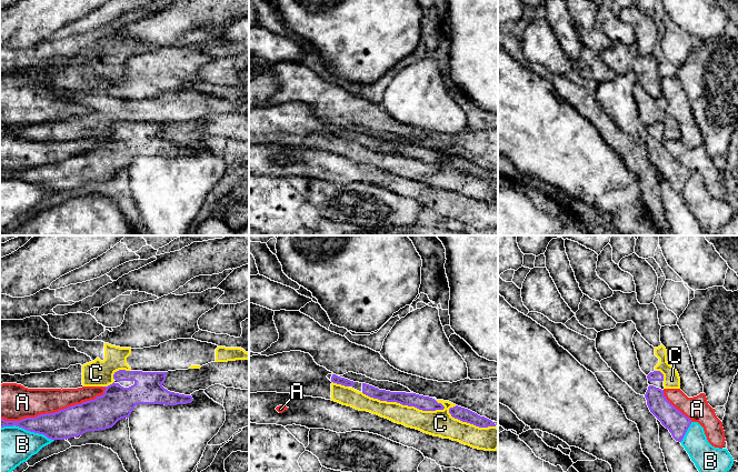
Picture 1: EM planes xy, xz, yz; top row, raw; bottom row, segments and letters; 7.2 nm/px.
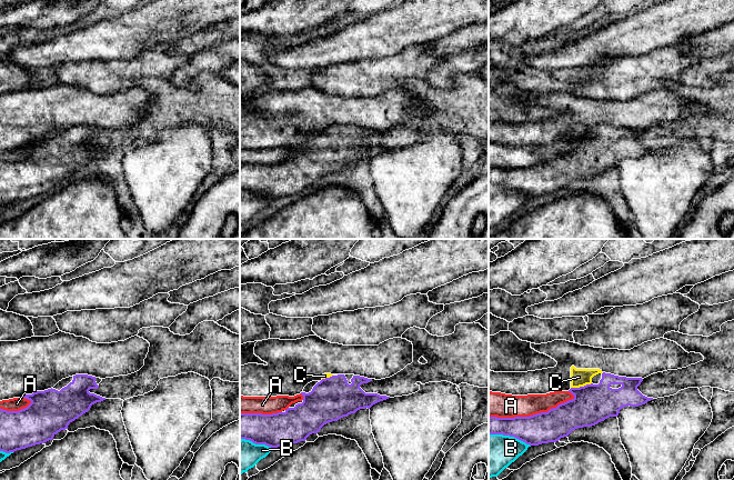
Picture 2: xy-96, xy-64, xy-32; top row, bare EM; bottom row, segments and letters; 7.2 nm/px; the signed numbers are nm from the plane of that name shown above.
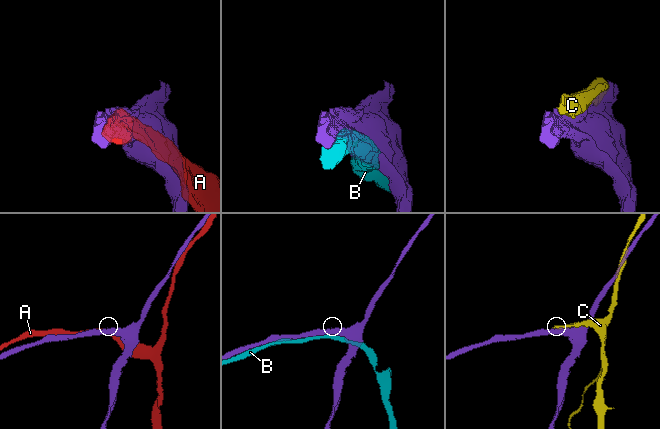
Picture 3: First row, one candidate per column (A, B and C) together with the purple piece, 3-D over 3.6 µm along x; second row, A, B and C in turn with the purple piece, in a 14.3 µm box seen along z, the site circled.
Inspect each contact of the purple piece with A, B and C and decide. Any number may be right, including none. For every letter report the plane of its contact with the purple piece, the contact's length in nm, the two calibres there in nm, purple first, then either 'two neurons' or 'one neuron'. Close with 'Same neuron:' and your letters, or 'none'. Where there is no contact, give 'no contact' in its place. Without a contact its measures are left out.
A: xy | 800 nm | 220/220 nm | two neurons
B: xy | 400 nm | 200/340 nm | two neurons
C: xz | 600 nm | 110/180 nm | two neurons
Same neuron: none

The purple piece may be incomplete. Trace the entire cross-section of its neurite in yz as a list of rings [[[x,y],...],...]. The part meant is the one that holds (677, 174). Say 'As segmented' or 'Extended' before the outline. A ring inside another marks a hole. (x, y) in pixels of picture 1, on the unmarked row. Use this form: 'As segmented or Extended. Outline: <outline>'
Extended. Outline: [[[660,122],[647,127],[648,141],[645,145],[650,163],[669,181],[672,189],[681,193],[691,171],[677,161],[664,147],[664,125]]]

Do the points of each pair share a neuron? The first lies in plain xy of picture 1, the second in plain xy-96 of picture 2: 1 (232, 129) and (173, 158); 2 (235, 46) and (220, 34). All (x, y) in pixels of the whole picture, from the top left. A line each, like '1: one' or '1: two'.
1: two
2: one

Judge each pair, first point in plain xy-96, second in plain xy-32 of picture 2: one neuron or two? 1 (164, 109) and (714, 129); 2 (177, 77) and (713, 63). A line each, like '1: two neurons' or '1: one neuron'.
1: one neuron
2: one neuron

